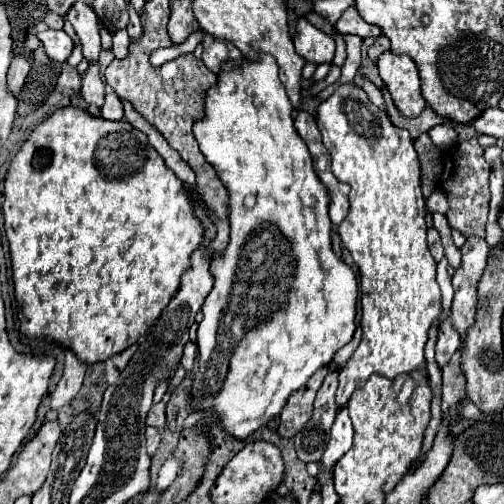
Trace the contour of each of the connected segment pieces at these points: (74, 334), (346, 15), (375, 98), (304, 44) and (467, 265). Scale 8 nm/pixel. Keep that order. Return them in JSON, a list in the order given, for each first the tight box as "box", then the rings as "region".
[{"box":[3,108,203,364],"region":[[[59,108],[55,114],[51,114],[45,122],[41,122],[31,136],[25,140],[17,156],[13,158],[7,176],[5,176],[5,202],[3,202],[3,216],[5,216],[5,234],[9,240],[11,250],[11,268],[13,268],[13,284],[15,284],[15,300],[21,304],[18,318],[20,332],[27,338],[41,338],[51,336],[57,344],[69,348],[75,352],[75,356],[85,364],[103,362],[131,344],[139,340],[141,334],[145,334],[153,322],[159,318],[163,308],[169,304],[173,294],[177,292],[177,286],[181,282],[181,274],[185,272],[185,266],[189,266],[189,258],[193,250],[203,240],[203,226],[193,214],[193,200],[179,178],[165,166],[163,158],[157,154],[157,150],[147,142],[147,136],[139,130],[135,130],[129,122],[109,122],[105,118],[95,118],[89,112],[81,108]]]},{"box":[335,6,381,38],"region":[[[351,6],[351,8],[347,8],[347,10],[343,12],[343,16],[339,18],[339,22],[335,24],[335,30],[337,30],[339,34],[355,34],[355,36],[359,36],[359,38],[367,38],[367,36],[377,38],[377,36],[381,34],[381,30],[377,30],[377,26],[367,24],[367,22],[359,16],[359,12],[357,12],[355,6]]]},{"box":[361,80,385,110],"region":[[[363,80],[361,82],[361,88],[369,94],[369,100],[375,104],[375,106],[379,106],[381,110],[385,110],[385,104],[383,104],[383,96],[381,96],[381,90],[373,84],[373,82],[369,82],[369,80]]]},{"box":[293,18,335,64],"region":[[[301,18],[297,22],[297,32],[295,32],[293,44],[295,44],[297,54],[305,62],[329,64],[333,60],[333,52],[335,52],[333,38],[329,34],[323,34],[315,26],[311,26],[305,18]]]},{"box":[451,236,489,336],"region":[[[469,236],[465,246],[461,248],[461,254],[463,254],[461,268],[457,268],[453,276],[455,300],[451,308],[451,318],[453,318],[453,326],[463,336],[475,318],[477,280],[483,274],[487,254],[489,254],[489,244],[485,242],[485,238]]]}]

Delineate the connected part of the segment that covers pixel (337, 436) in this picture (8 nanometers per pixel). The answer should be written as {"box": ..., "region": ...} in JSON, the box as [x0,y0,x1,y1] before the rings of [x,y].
{"box":[319,408,353,470],"region":[[[341,408],[337,412],[335,424],[331,428],[331,440],[327,444],[327,450],[323,452],[321,460],[319,460],[319,470],[333,470],[335,462],[353,446],[353,426],[351,426],[351,418],[347,414],[345,408]]]}

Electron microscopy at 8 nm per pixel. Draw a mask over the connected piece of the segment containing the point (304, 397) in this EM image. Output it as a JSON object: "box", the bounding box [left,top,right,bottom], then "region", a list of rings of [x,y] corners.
{"box":[277,366,327,438],"region":[[[327,366],[319,368],[301,390],[295,390],[289,396],[287,404],[283,406],[283,410],[279,414],[279,428],[277,428],[277,432],[283,438],[293,438],[305,426],[305,422],[311,418],[313,398],[317,394],[319,386],[323,384],[325,376],[327,376]]]}

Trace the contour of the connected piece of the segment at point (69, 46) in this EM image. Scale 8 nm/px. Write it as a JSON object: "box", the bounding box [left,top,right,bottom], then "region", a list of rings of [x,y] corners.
{"box":[37,30,73,62],"region":[[[47,30],[47,32],[39,32],[37,38],[41,40],[47,56],[55,62],[65,62],[73,50],[73,42],[71,38],[63,32],[63,30]]]}

